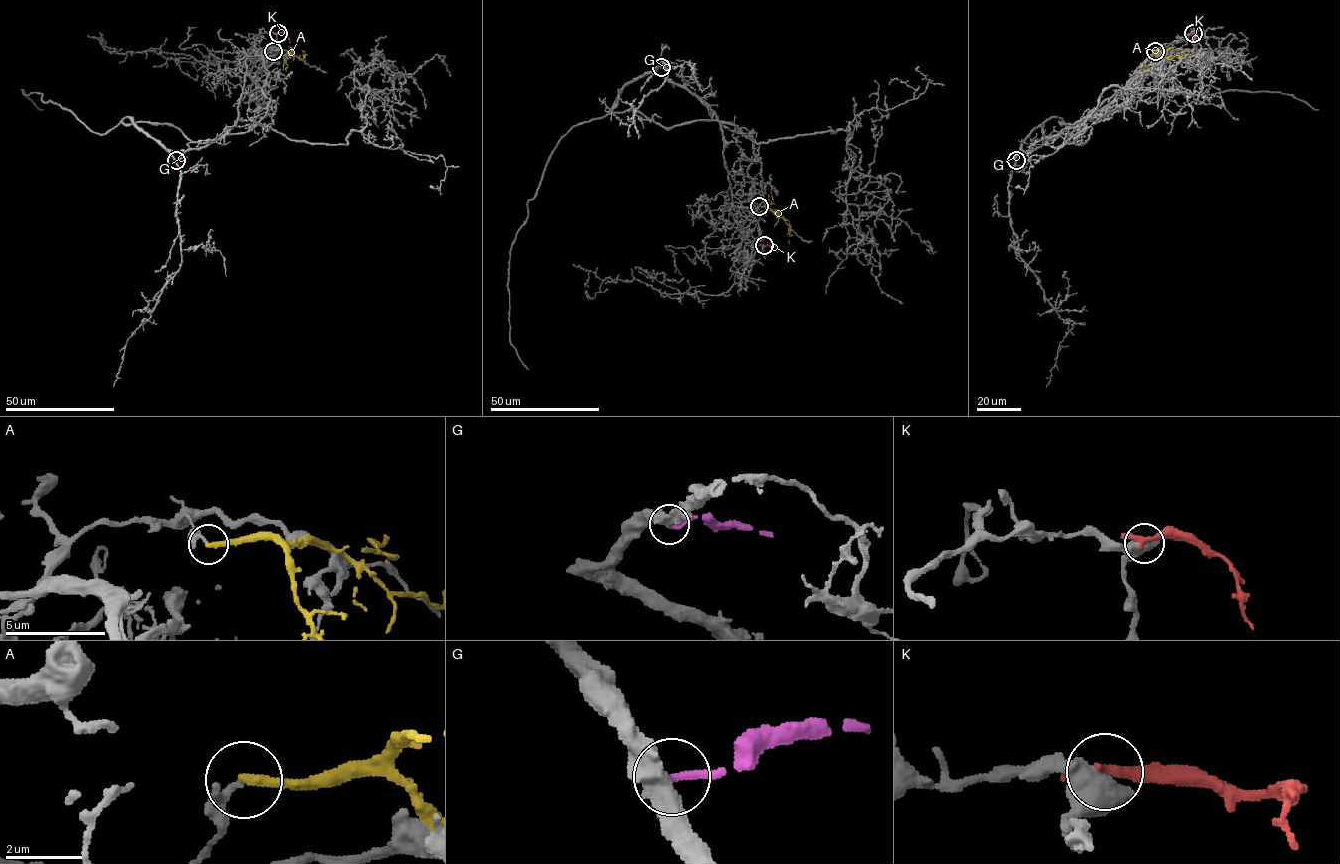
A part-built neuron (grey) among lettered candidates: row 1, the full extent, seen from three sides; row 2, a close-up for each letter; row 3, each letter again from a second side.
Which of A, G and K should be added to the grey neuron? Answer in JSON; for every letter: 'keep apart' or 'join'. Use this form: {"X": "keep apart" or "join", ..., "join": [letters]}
{"A": "keep apart", "G": "keep apart", "K": "keep apart", "join": []}

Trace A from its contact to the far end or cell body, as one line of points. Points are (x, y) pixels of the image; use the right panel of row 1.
A: (1155, 51), (1170, 58), (1181, 54), (1192, 55)

